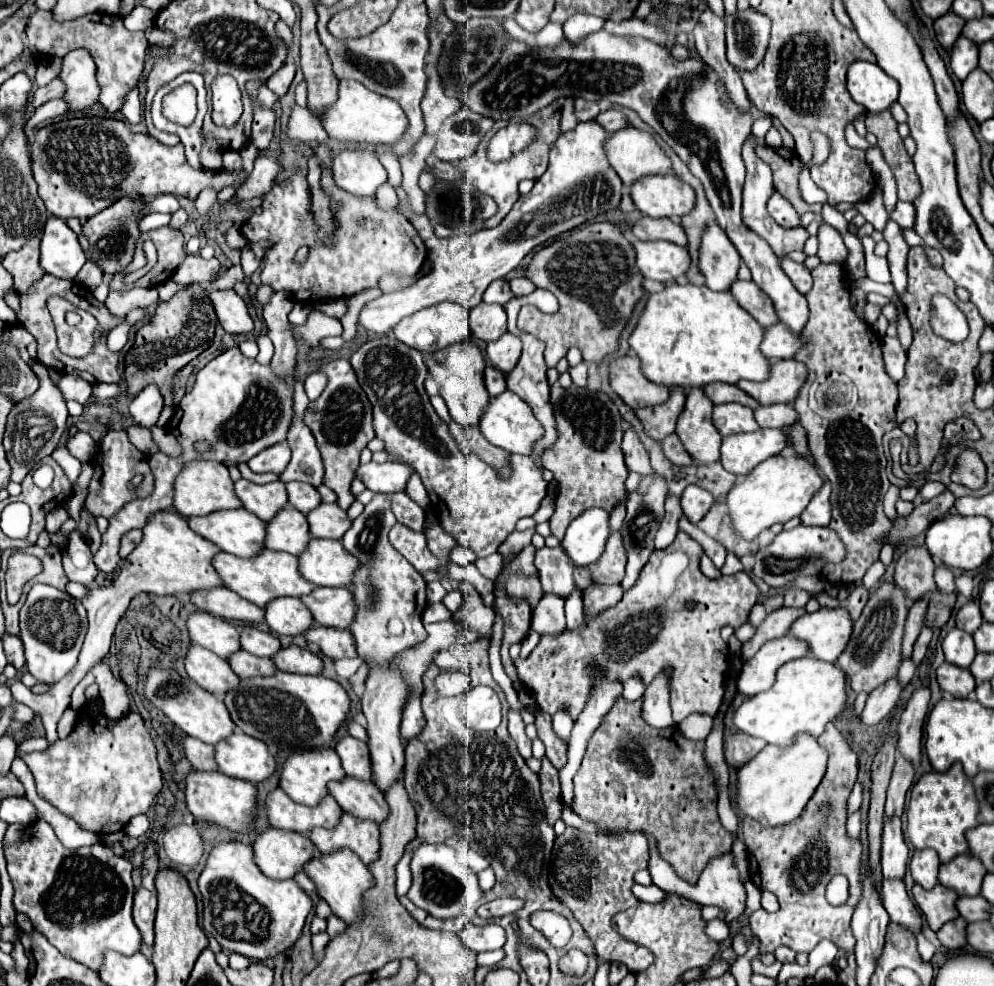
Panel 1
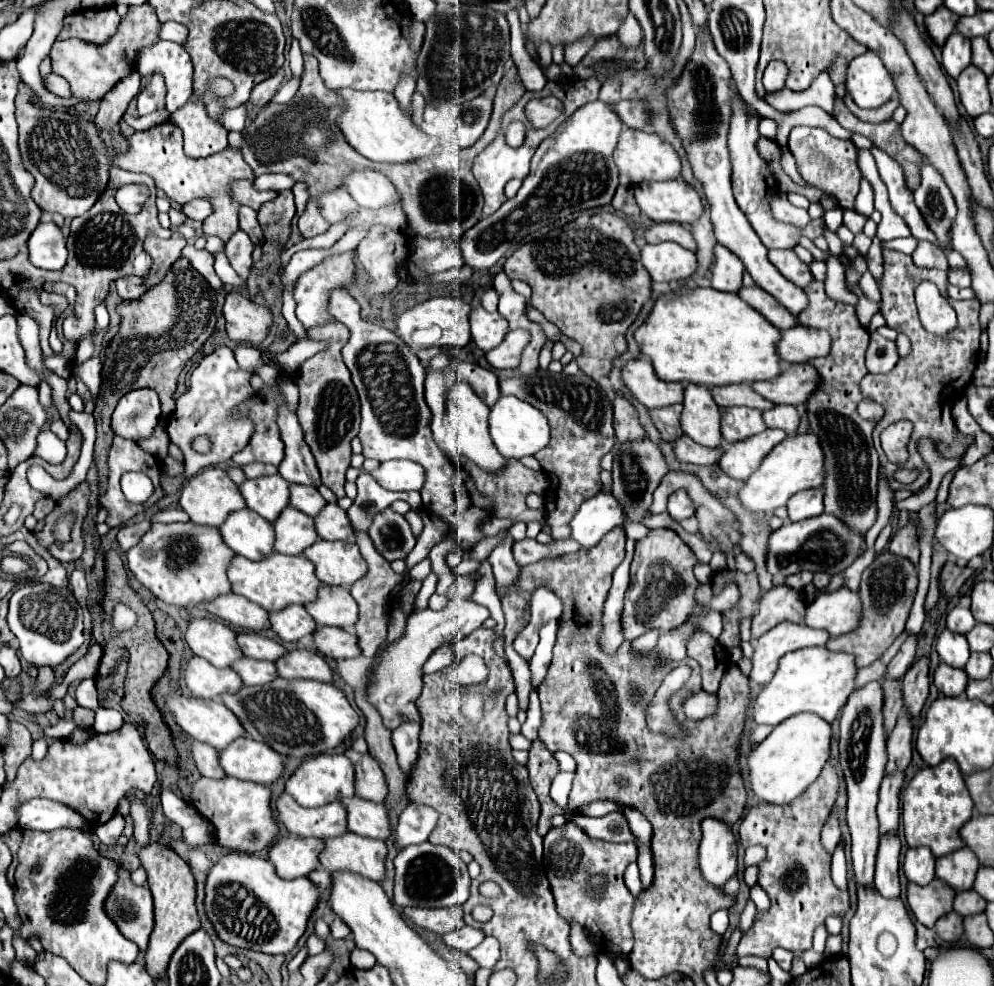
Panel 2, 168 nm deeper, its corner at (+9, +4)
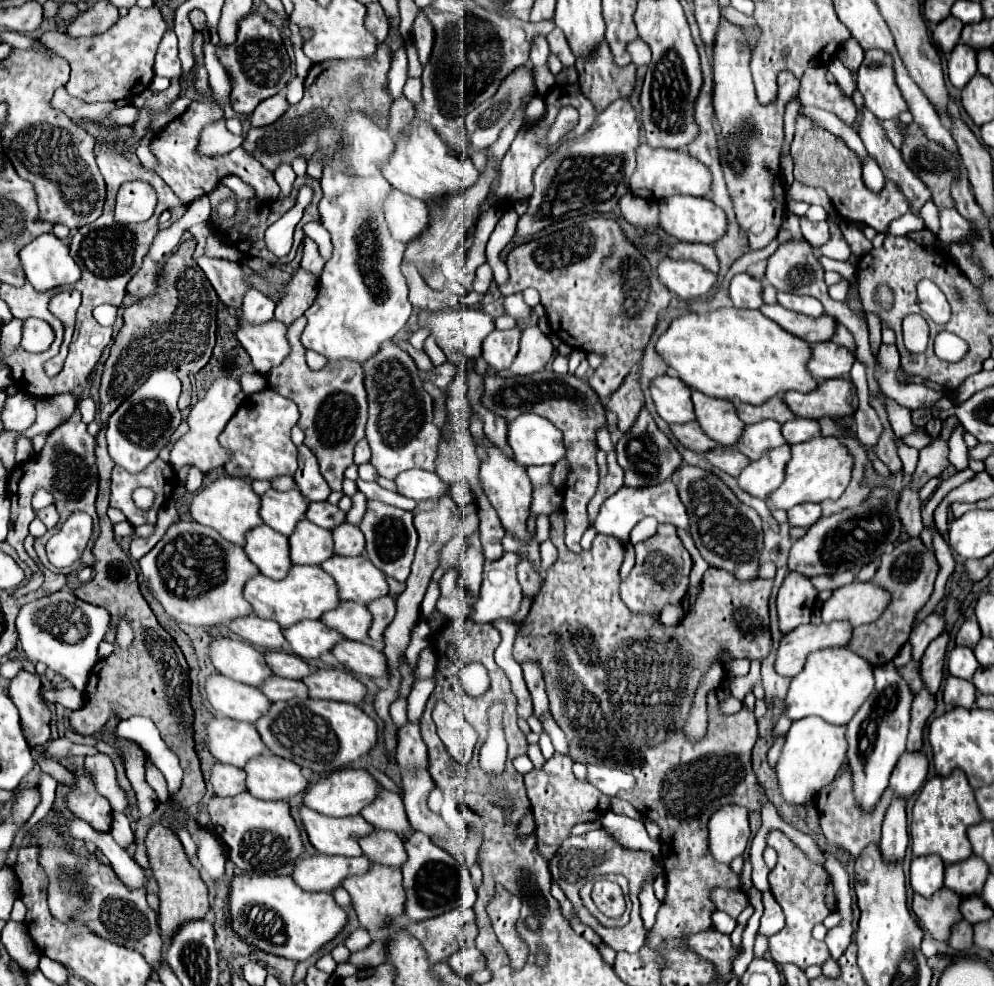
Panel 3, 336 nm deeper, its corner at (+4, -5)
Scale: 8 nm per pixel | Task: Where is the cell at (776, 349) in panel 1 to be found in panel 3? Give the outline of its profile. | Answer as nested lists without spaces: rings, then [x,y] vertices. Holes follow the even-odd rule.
[[[816,342],[812,344],[812,356],[808,360],[808,372],[818,380],[842,378],[850,372],[854,364],[854,356],[834,342]]]

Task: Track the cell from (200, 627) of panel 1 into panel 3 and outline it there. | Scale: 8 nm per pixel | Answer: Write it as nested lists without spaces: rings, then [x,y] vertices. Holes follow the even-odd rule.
[[[216,638],[208,646],[208,656],[212,666],[222,676],[242,684],[258,686],[262,680],[272,676],[272,670],[266,666],[262,652],[240,640]]]

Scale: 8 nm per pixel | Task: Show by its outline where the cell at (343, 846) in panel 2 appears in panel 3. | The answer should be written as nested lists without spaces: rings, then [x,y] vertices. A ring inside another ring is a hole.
[[[370,862],[370,870],[366,874],[356,874],[342,880],[342,888],[352,898],[352,906],[358,914],[362,928],[370,934],[378,934],[380,926],[386,926],[390,918],[400,918],[404,908],[404,888],[402,888],[402,872],[394,870],[394,866],[378,866],[378,862]]]

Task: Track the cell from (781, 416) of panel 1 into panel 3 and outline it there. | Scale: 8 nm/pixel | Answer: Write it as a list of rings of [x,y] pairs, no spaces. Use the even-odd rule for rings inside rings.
[[[794,418],[792,422],[782,424],[782,436],[786,438],[788,444],[798,444],[798,442],[806,442],[814,436],[820,434],[820,426],[816,420],[808,420],[808,418]]]

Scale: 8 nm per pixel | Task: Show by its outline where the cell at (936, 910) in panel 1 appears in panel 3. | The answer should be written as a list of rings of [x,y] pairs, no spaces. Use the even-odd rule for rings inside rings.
[[[942,888],[934,892],[930,898],[914,894],[912,902],[912,910],[920,926],[926,928],[932,934],[932,938],[940,942],[946,942],[952,926],[962,920],[958,906],[960,906],[960,896],[950,888]]]

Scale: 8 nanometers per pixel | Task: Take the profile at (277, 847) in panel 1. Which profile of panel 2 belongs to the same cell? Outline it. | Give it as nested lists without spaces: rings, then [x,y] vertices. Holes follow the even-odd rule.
[[[283,837],[277,839],[269,849],[269,859],[273,861],[277,875],[285,879],[307,877],[319,867],[319,853],[325,849],[321,839],[303,837]]]

